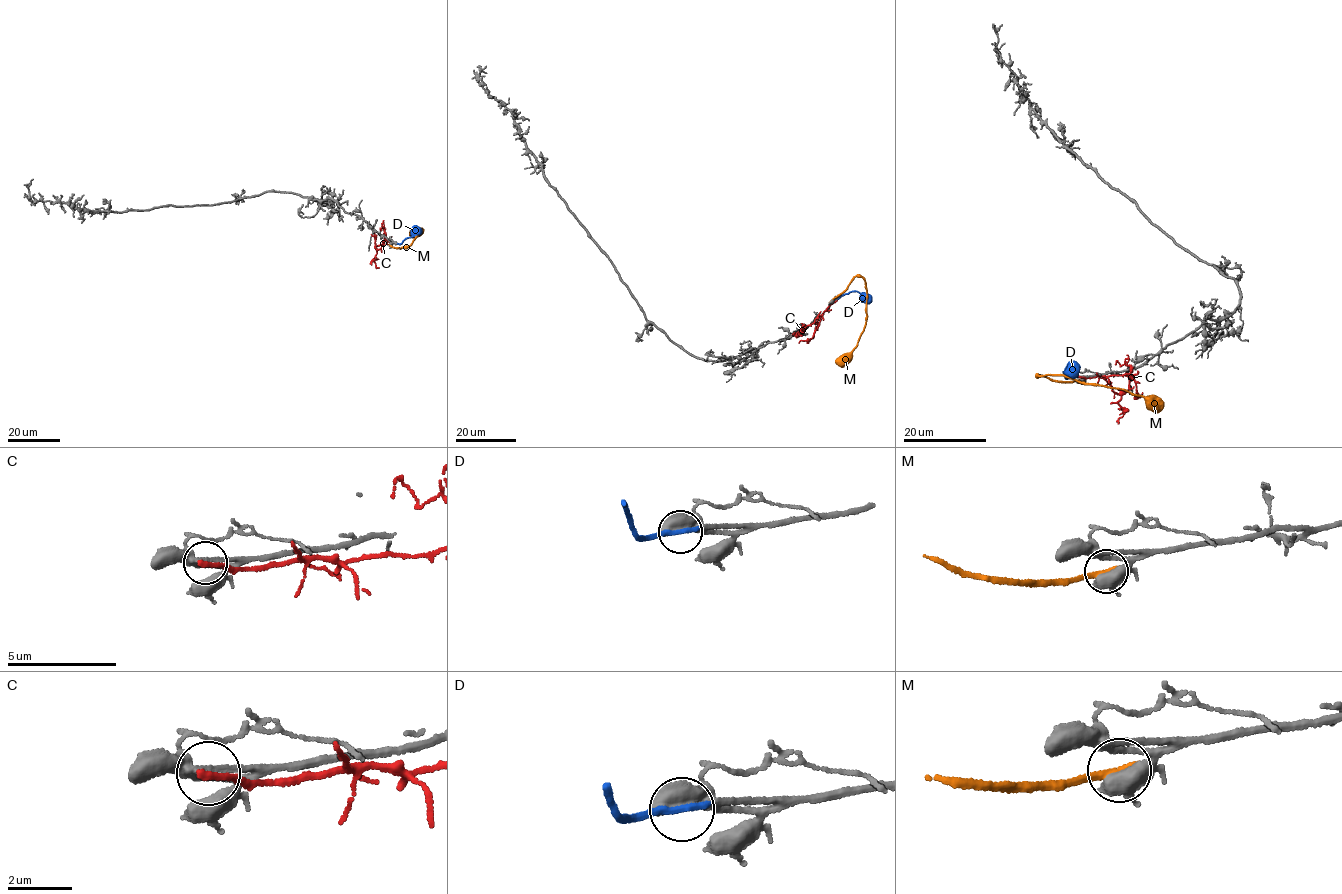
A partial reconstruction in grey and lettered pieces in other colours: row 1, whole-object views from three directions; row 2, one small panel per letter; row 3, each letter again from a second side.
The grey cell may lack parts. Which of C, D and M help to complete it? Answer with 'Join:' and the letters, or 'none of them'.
Join: D

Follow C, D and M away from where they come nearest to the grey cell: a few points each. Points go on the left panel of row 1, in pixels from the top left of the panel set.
C: (393, 242), (386, 238), (377, 250), (374, 261), (379, 268)
D: (396, 243), (412, 236), (418, 226)
M: (390, 246), (407, 247), (423, 229), (413, 233)

